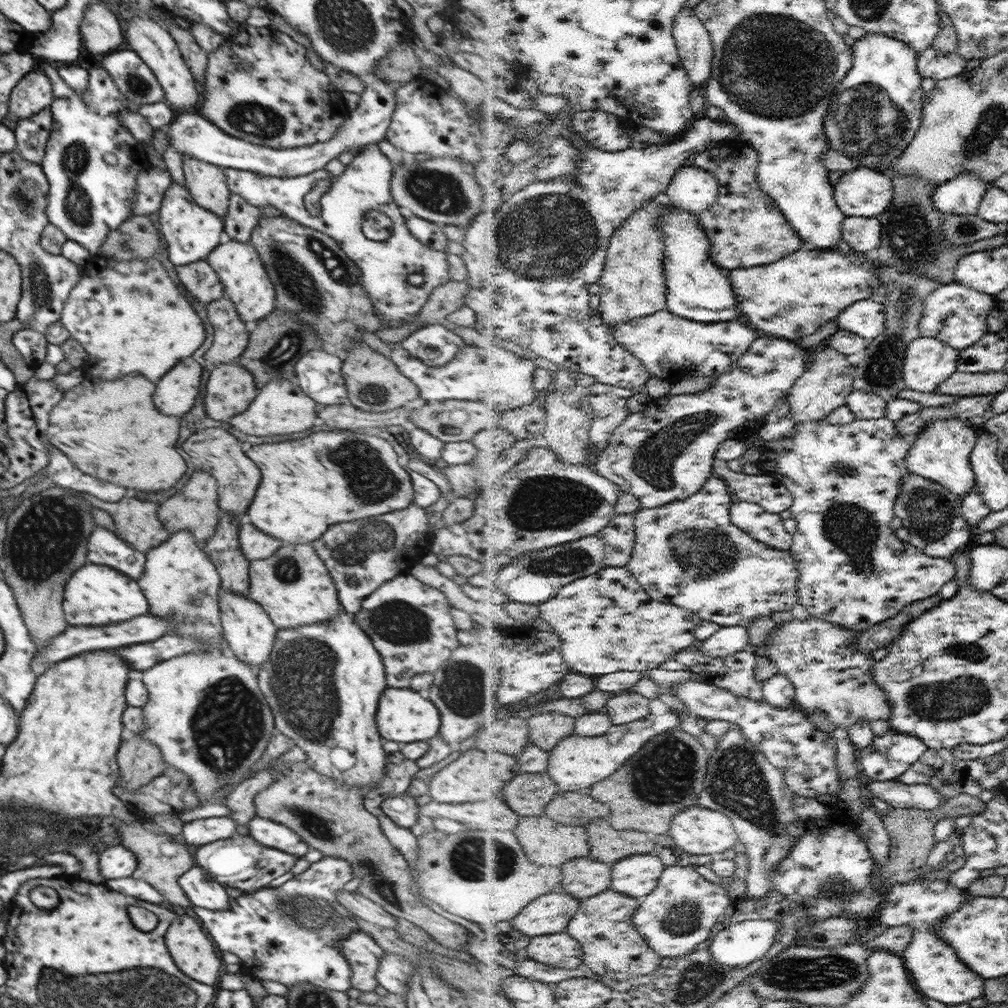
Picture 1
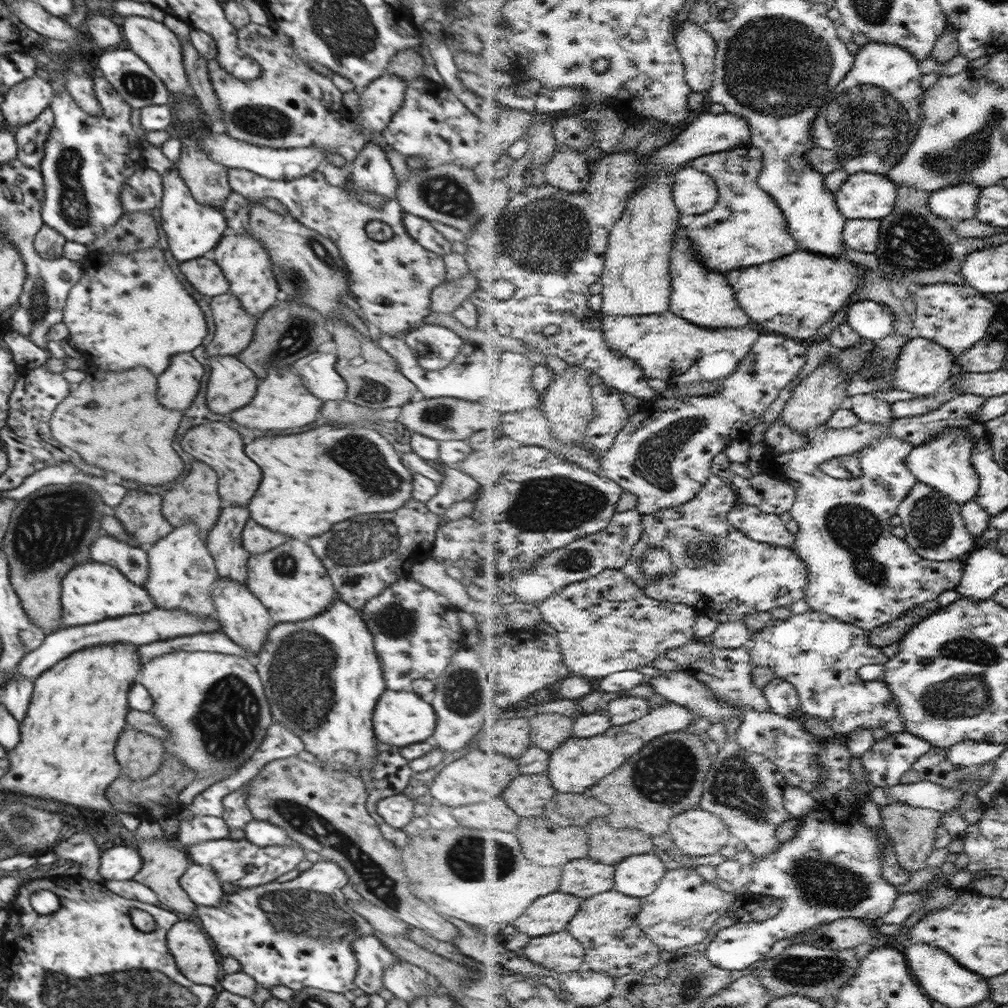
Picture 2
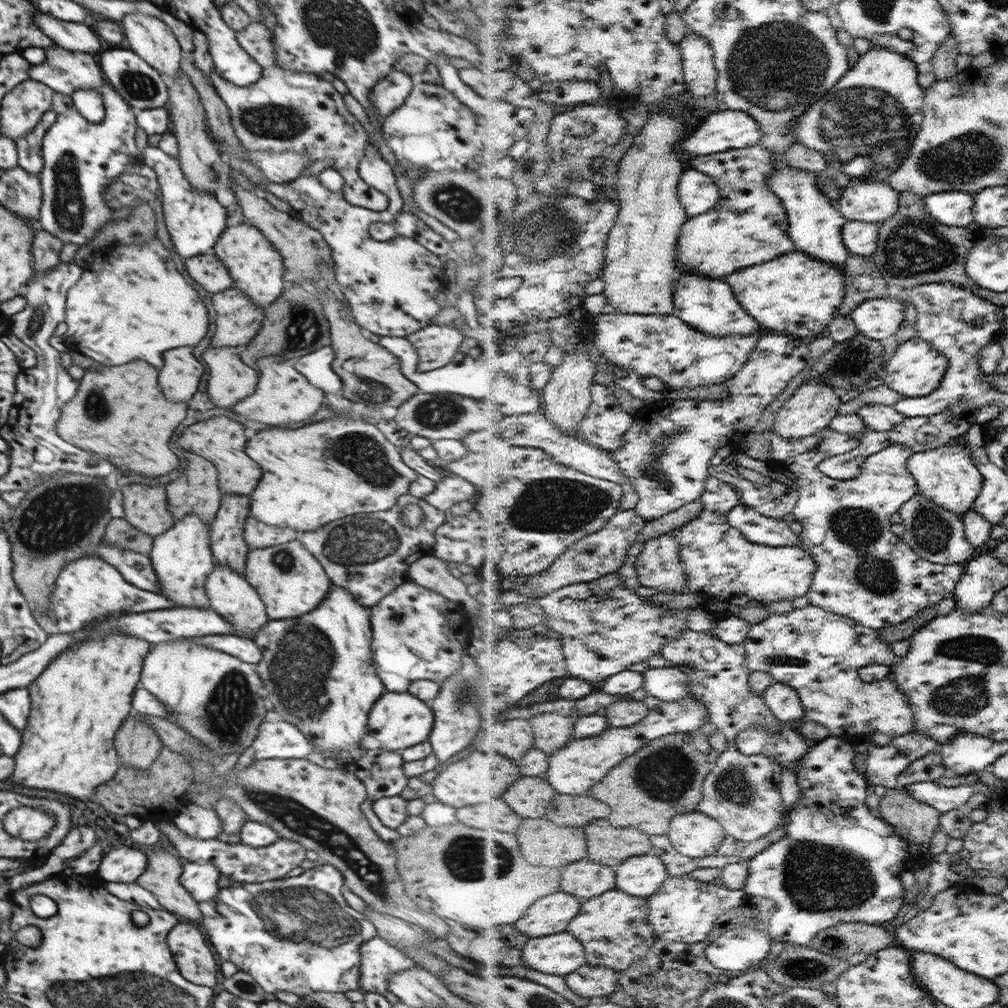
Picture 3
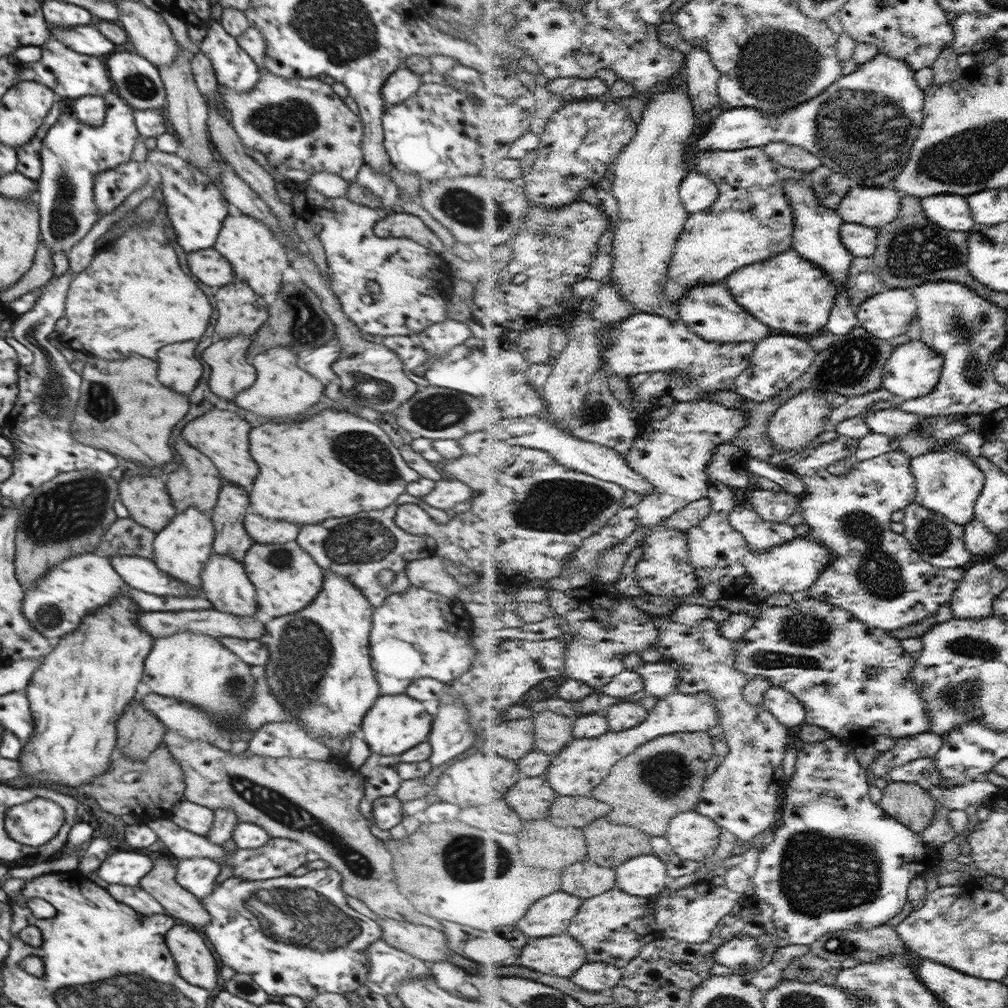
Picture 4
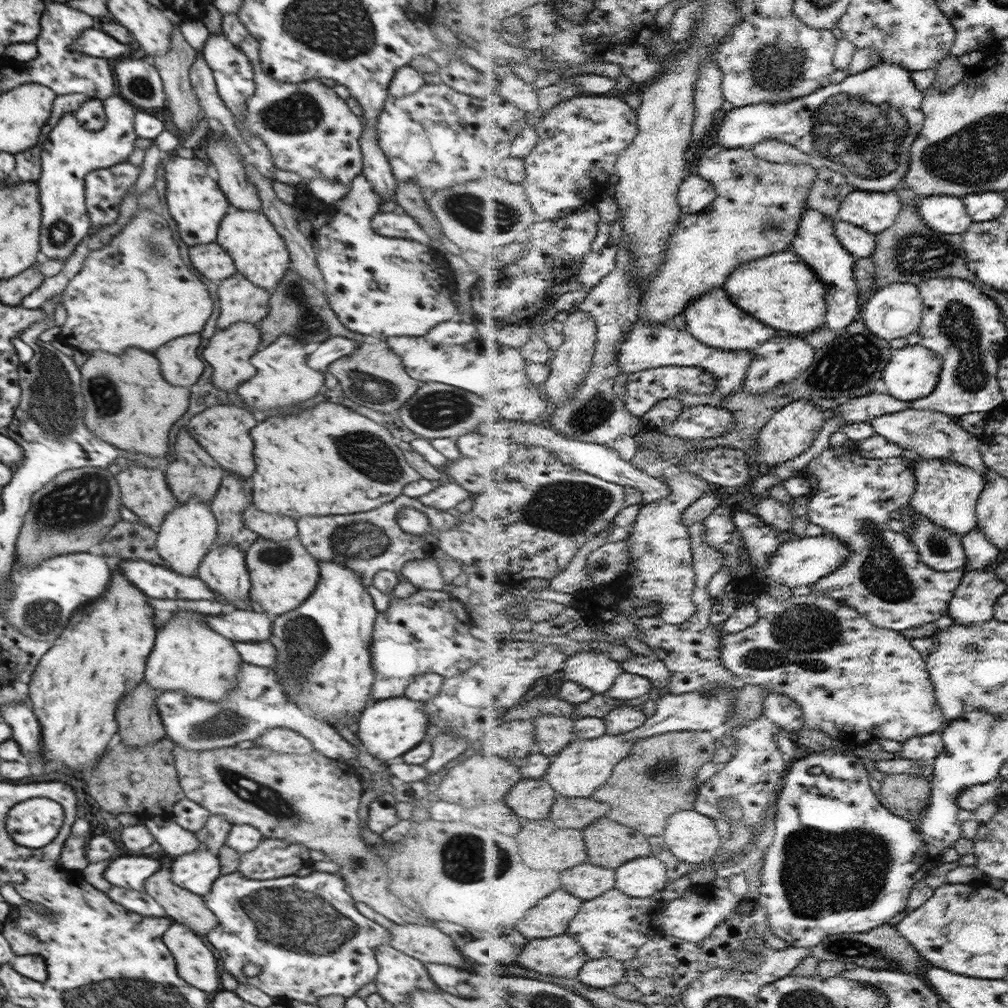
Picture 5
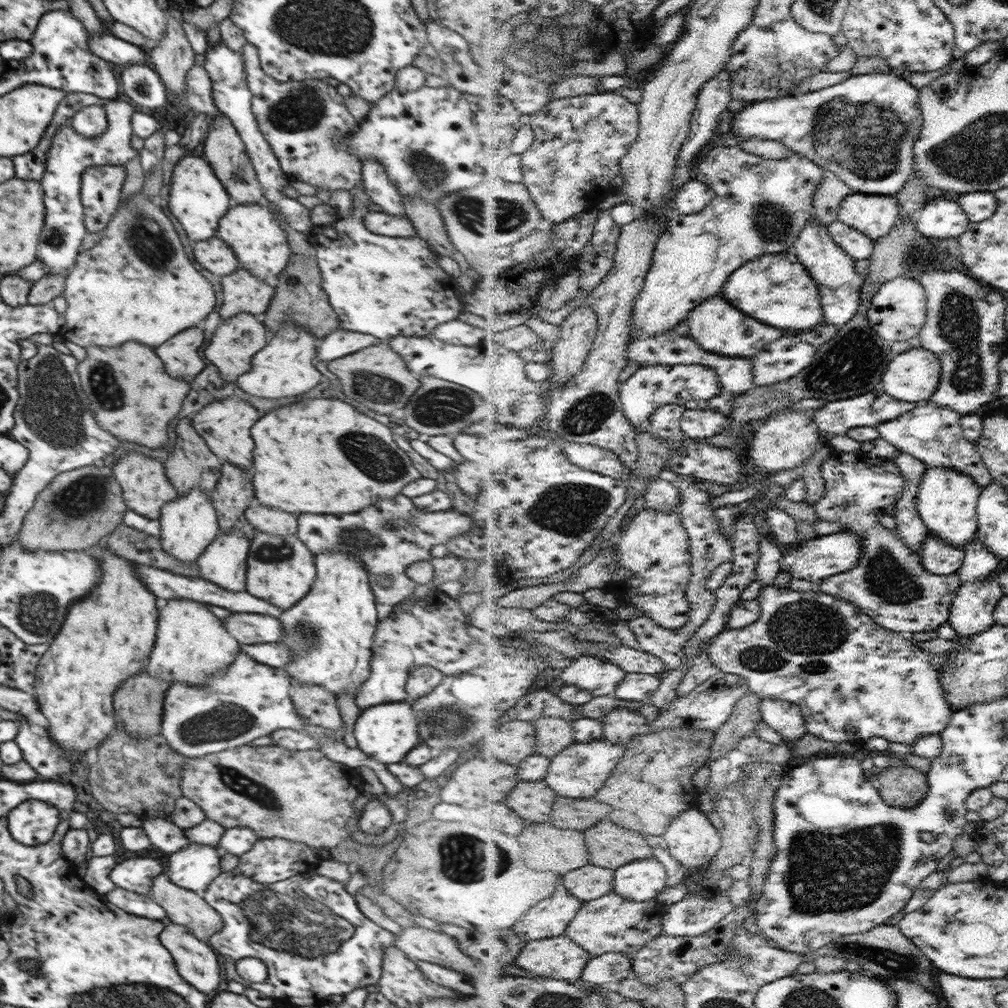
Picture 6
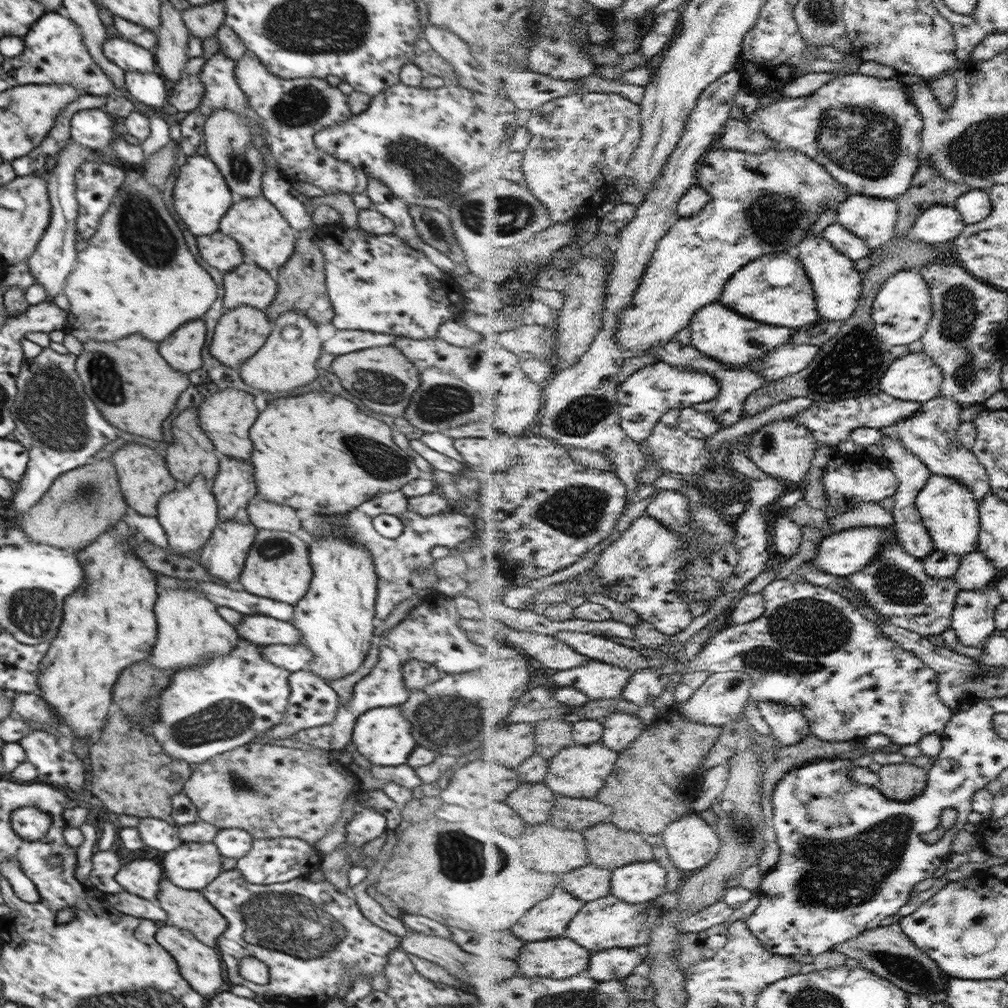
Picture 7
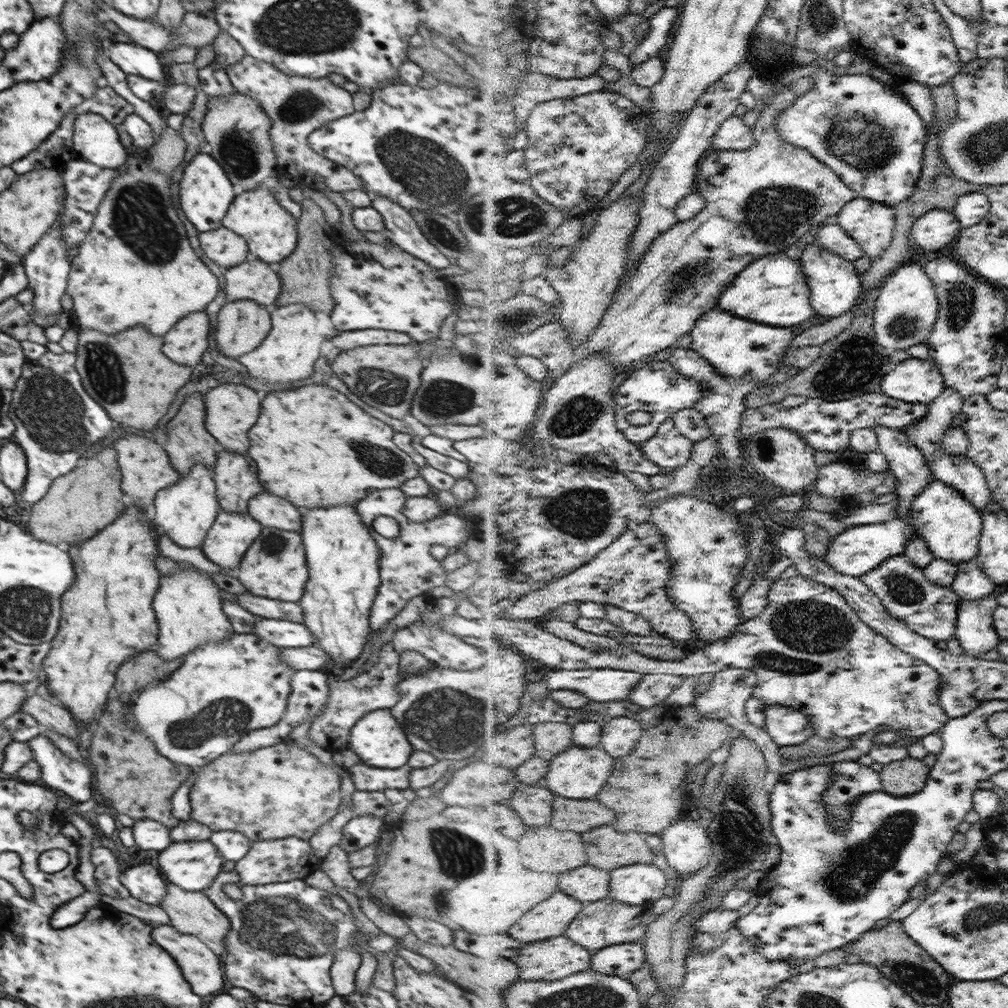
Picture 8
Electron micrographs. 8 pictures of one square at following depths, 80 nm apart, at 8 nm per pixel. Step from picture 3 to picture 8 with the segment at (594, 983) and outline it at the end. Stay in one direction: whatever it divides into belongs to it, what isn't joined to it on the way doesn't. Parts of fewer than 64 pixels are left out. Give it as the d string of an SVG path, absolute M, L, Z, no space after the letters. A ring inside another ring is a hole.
M641 942L605 947L593 955L592 970L604 975L629 976L645 964L646 956L646 948Z

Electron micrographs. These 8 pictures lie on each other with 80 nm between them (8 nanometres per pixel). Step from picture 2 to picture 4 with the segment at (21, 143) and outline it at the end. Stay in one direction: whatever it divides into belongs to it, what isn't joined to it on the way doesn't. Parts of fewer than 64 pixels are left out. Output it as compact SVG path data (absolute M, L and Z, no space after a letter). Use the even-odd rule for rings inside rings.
M57 97L57 100L51 105L48 113L44 116L43 122L39 128L34 132L33 138L27 143L15 148L17 166L15 170L17 173L36 181L40 176L40 144L42 138L45 136L47 129L56 122L60 113L60 105L69 106L73 104L74 99L63 99Z

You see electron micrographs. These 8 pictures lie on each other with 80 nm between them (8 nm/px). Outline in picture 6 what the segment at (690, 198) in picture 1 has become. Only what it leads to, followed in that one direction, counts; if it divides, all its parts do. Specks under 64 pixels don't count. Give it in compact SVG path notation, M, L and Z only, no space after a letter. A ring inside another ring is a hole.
M694 178L677 195L676 208L682 217L701 212L716 197L709 185Z

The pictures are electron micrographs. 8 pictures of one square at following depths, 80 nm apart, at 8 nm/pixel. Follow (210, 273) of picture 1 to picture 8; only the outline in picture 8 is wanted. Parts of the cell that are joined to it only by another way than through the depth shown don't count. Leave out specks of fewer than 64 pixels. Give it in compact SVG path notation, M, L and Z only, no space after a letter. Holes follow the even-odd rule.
M223 226L198 232L198 241L205 256L226 269L250 257L245 239Z

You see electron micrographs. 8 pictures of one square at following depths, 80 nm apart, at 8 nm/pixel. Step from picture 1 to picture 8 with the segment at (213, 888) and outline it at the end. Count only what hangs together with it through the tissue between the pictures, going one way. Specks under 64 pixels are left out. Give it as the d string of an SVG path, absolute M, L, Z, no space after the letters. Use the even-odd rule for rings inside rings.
M208 840L172 842L159 852L157 866L167 884L198 892L221 873L223 858Z

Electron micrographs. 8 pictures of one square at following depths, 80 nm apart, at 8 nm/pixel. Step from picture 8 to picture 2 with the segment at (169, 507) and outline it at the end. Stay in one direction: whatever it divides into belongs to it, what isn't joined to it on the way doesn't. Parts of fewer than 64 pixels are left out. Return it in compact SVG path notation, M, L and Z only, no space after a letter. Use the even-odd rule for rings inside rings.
M195 524L173 527L169 534L156 540L145 550L149 571L143 588L152 598L155 607L187 611L203 619L216 618L210 590L218 574L214 560L206 549L203 535Z

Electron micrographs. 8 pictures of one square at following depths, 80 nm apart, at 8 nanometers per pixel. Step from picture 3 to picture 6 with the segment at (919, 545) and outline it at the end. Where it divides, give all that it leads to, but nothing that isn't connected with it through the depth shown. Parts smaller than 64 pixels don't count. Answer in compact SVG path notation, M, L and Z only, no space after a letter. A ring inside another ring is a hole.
M928 532L921 556L923 564L926 565L931 573L950 575L961 566L961 558L964 558L964 552L961 548L948 544L942 537Z

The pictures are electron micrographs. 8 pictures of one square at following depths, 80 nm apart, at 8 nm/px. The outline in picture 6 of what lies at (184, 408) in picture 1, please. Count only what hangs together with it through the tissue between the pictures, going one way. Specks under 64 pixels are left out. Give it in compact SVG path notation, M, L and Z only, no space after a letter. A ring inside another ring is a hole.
M195 326L186 328L187 332L178 332L179 336L167 339L153 350L161 358L165 372L171 378L183 378L191 382L193 376L199 375L204 366L197 350L203 344L203 328Z

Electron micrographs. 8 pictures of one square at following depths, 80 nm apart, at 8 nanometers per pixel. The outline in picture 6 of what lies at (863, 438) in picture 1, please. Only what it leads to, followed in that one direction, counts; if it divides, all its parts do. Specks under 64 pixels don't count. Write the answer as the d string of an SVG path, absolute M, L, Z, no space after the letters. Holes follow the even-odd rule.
M863 449L848 454L834 452L823 464L822 473L826 480L826 495L814 505L819 520L841 522L844 529L842 531L857 533L864 540L866 551L857 568L830 576L819 582L817 587L827 594L850 600L879 624L899 633L910 635L913 632L937 629L939 624L948 620L947 612L950 612L951 599L954 598L961 582L956 572L950 575L931 573L923 564L920 553L912 549L896 530L881 525L881 516L885 516L885 508L891 504L895 506L906 488L906 477L898 467L898 463L893 459L868 457Z

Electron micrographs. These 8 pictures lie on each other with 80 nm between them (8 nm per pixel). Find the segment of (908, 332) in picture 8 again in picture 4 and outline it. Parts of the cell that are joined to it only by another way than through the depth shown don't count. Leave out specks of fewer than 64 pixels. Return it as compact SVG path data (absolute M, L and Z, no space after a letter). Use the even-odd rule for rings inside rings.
M896 288L884 290L873 296L867 296L858 308L860 325L879 339L892 340L899 334L909 332L911 320L918 316L918 300L912 289Z

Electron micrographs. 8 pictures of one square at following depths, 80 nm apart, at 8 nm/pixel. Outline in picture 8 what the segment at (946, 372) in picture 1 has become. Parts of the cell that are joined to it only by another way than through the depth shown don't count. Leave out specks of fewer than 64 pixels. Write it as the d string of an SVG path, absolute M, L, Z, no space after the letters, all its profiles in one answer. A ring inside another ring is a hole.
M909 357L883 378L881 391L904 402L929 404L944 388L941 370L933 359Z

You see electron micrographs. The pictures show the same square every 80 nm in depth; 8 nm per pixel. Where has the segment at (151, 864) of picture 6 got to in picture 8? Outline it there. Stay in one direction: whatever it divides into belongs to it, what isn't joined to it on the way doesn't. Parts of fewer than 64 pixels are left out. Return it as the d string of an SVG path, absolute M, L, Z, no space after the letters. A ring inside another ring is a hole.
M147 864L127 868L119 874L118 880L129 890L129 896L145 904L159 905L165 897L165 883L160 872Z

